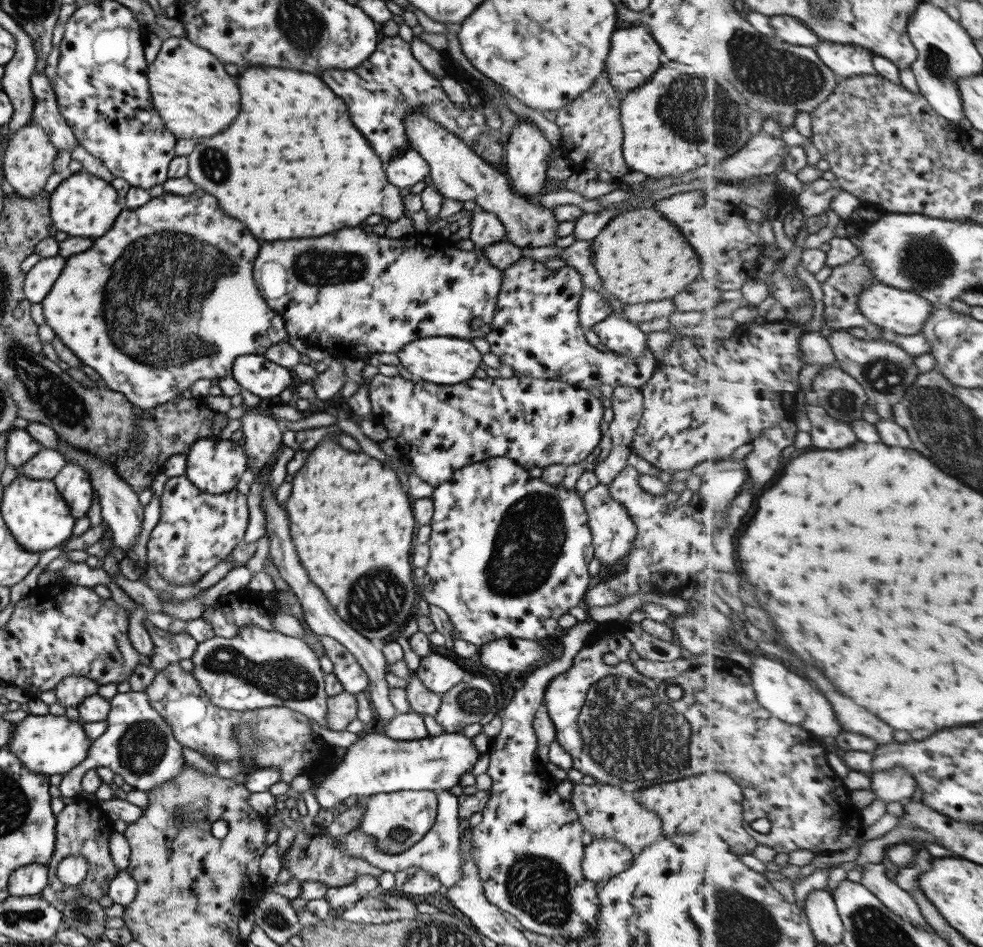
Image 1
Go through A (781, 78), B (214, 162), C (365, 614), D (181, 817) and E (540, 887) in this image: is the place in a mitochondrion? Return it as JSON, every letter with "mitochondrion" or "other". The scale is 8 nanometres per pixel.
{"A":"mitochondrion","B":"mitochondrion","C":"mitochondrion","D":"mitochondrion","E":"mitochondrion"}

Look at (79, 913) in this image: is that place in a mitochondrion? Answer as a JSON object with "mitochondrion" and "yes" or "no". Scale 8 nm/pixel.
{"mitochondrion":"yes"}

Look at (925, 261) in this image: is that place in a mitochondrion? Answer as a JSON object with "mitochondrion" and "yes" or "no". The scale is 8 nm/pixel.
{"mitochondrion":"yes"}

